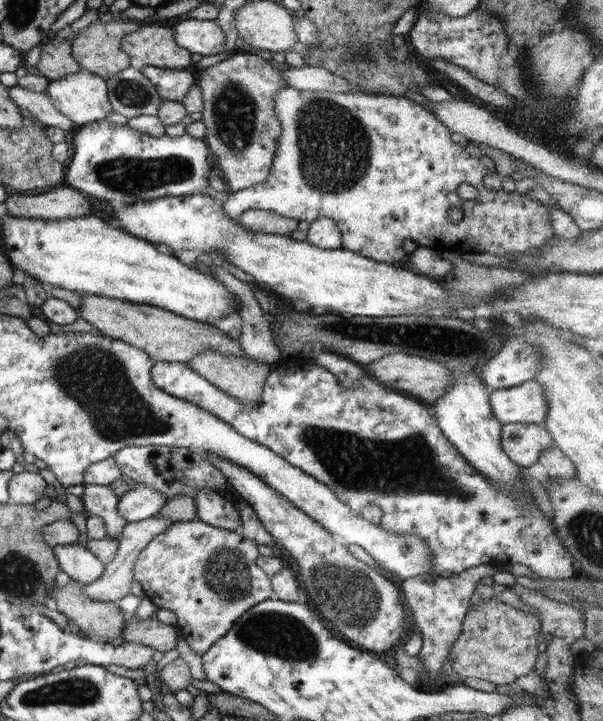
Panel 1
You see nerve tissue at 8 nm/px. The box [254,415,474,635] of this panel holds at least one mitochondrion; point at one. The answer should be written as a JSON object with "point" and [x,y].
{"point":[350,594]}

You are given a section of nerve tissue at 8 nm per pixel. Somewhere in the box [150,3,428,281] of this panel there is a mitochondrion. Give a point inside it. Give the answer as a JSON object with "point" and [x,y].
{"point":[335,149]}

